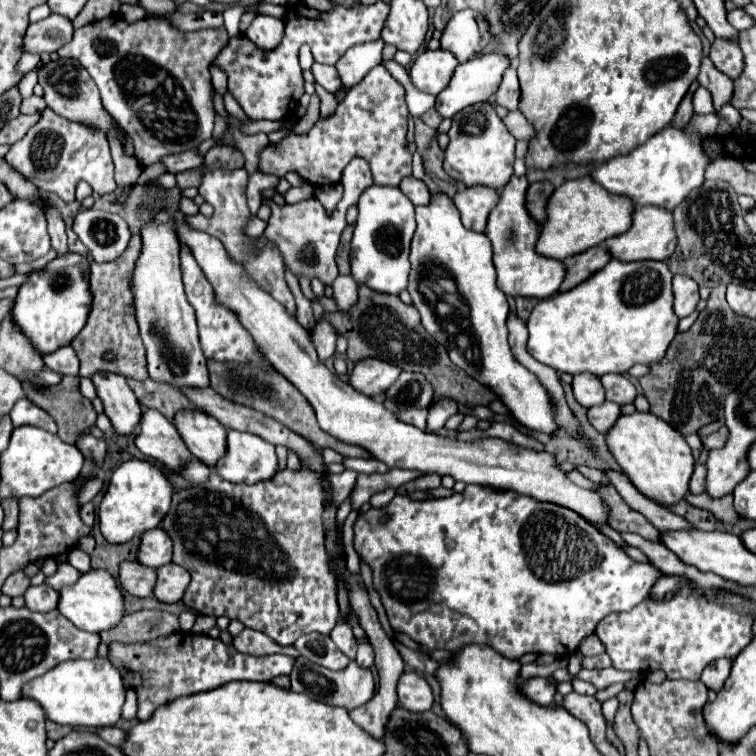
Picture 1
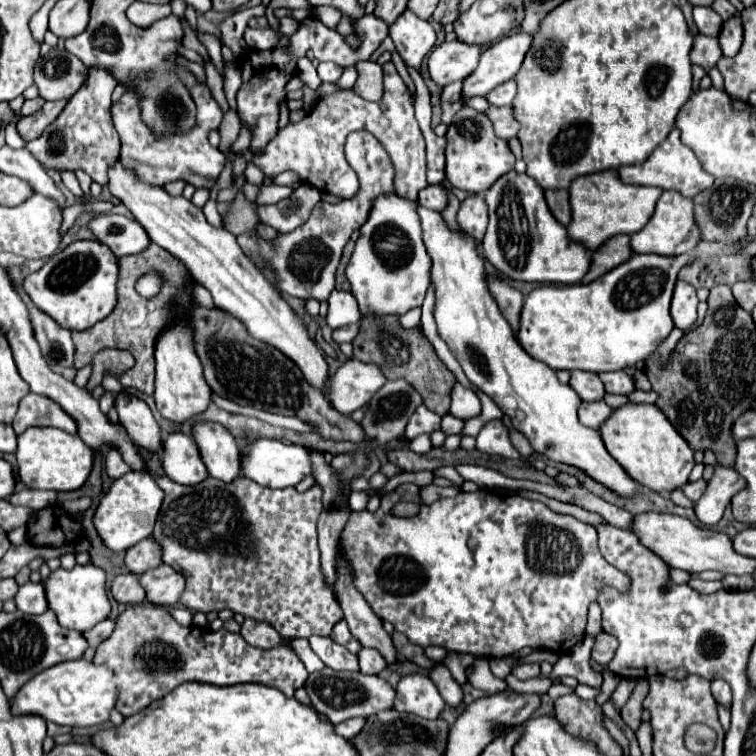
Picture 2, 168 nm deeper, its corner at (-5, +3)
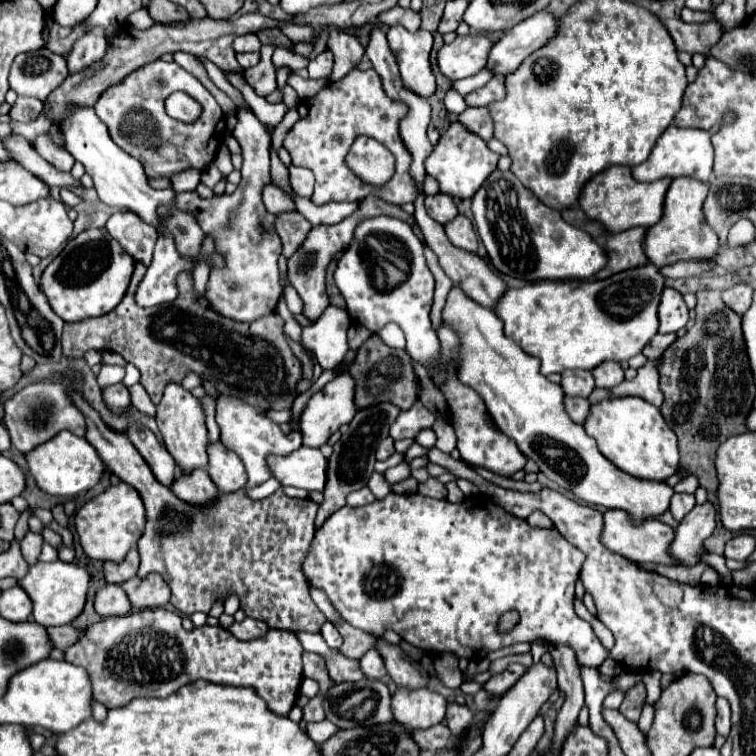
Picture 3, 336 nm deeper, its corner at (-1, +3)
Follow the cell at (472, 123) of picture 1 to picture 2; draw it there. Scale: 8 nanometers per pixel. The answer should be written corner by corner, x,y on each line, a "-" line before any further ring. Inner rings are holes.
463,107
455,117
453,123
447,129
447,167
445,177
447,181
471,195
483,195
503,173
513,169
515,157
509,151
507,141
495,137
495,131
491,129
491,121
487,121
485,113
477,113
475,109

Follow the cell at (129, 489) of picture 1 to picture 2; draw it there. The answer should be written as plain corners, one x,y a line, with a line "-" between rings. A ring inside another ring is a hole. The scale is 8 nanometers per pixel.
129,471
117,481
111,483
109,491
101,497
99,507
93,515
93,525
111,551
127,551
141,539
151,537
151,529
155,525
157,513
163,503
163,491
155,483
155,479
147,471

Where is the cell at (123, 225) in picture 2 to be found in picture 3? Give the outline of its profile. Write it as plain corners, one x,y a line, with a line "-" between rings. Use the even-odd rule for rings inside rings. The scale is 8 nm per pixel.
117,211
109,217
105,225
107,233
119,241
119,245
135,259
145,265
151,263
153,257
153,247
157,241
157,231
141,221
135,213
131,211

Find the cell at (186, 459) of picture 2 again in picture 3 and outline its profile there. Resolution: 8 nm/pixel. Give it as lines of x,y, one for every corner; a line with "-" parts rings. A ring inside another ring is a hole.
195,469
191,473
179,473
171,485
171,491
179,499
183,499
191,505
207,505
217,495
217,487
209,479
205,469

